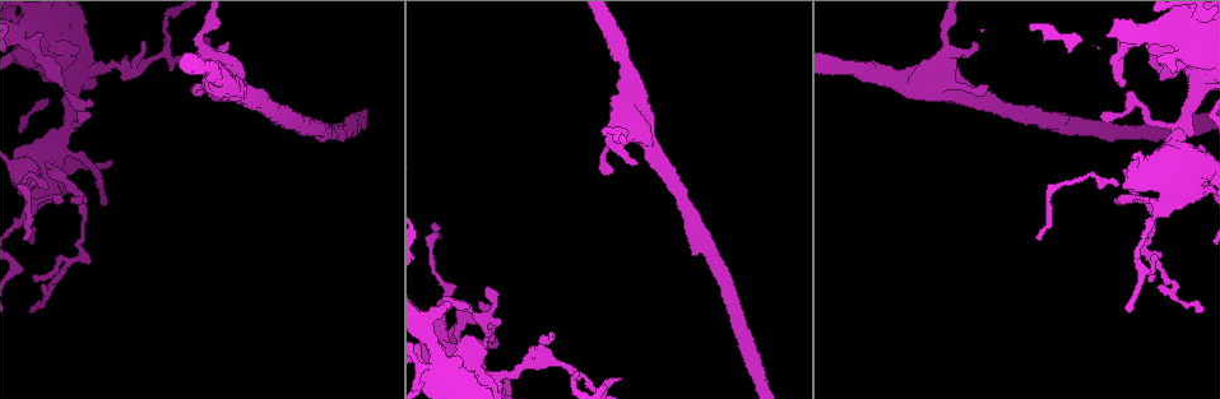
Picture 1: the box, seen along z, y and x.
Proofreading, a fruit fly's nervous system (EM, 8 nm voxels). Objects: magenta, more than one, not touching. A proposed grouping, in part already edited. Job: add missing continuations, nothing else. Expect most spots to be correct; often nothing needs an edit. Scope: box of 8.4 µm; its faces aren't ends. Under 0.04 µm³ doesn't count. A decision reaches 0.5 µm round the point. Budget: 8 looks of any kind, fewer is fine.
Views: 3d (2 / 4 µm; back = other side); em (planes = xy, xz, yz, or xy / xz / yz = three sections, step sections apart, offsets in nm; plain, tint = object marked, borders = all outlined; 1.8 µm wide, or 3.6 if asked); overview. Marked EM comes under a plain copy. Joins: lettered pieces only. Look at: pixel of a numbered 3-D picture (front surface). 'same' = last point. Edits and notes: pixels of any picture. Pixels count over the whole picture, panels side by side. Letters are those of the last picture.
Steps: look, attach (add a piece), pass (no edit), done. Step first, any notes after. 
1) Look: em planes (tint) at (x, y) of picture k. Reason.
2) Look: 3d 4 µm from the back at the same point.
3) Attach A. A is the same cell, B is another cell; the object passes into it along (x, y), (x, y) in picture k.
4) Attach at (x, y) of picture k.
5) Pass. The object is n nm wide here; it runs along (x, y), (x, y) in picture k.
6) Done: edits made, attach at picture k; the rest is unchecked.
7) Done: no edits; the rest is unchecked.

Look: 3d 2 µm from the back at (609, 174) of picture 1. Free end.

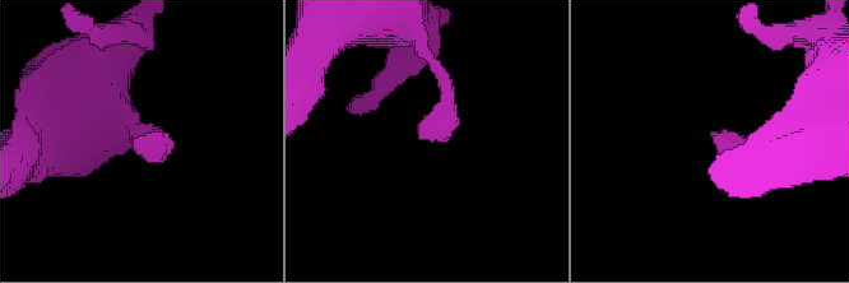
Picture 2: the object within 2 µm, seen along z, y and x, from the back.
Look: em planes (borders) at (134, 145) of picture 2. Need the tissue.

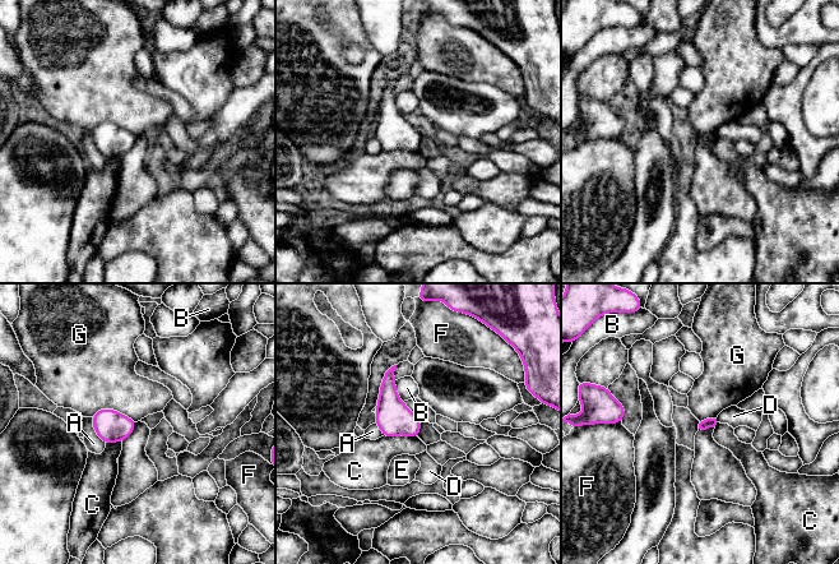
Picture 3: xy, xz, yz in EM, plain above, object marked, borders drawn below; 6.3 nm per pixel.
Pass. The object is 80 nm wide here; A, B, C, D, E, F and G are other cells; a border runs along (91, 416), (114, 408), (137, 421) in picture 3; none of them fits.

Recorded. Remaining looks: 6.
Look: 3d 2 µm at (1124, 86) of picture 1. Branch stops here.

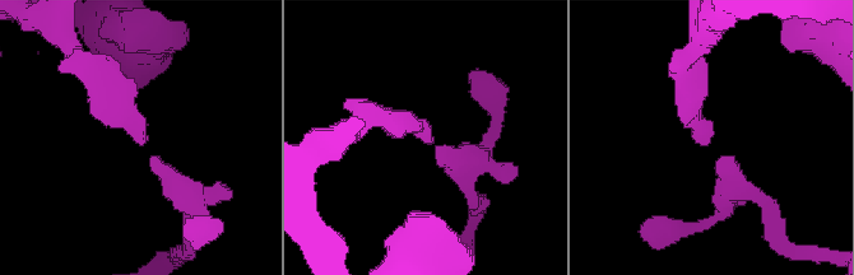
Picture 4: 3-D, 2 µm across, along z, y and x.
Look: em xy step 16 (borders) at (142, 145) of picture 4. Need the tissue.

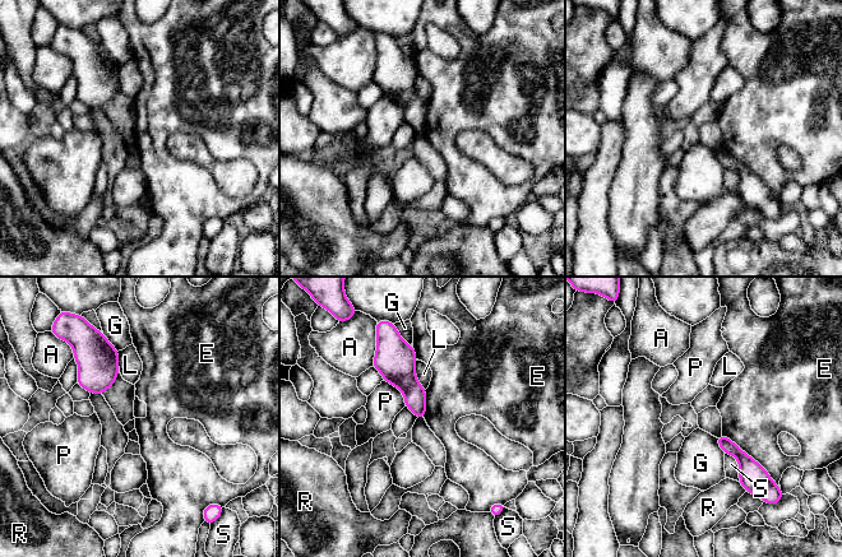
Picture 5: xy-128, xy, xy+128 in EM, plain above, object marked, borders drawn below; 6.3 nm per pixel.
Look: em planes (borders) at the same point. Another direction.

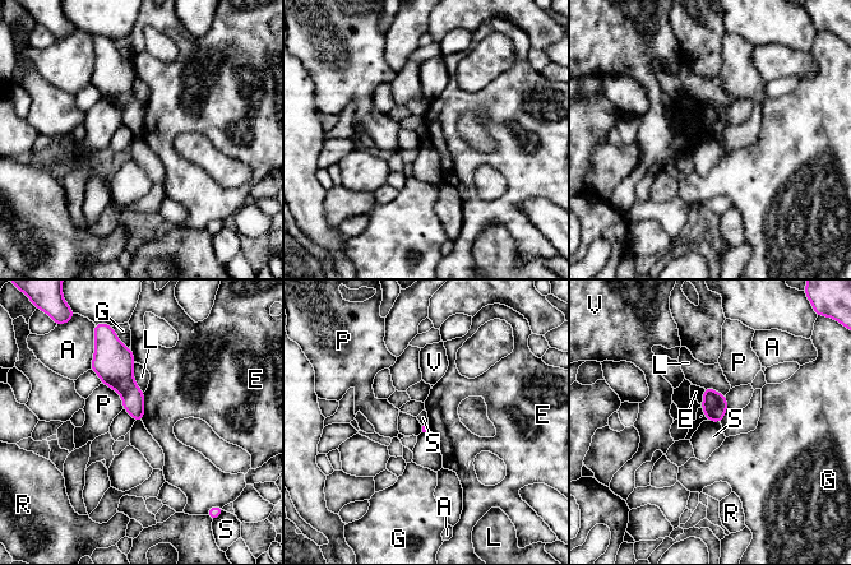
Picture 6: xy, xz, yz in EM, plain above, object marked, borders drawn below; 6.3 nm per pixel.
Pass. A, E, G, L, P, R, S and V are other cells; a border runs along (708, 420), (720, 424) in picture 6; none of them fits.

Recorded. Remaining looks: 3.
Look: em 3.6 µm xy step 8 (tint) at (64, 154) of picture 1. Calibre changes.

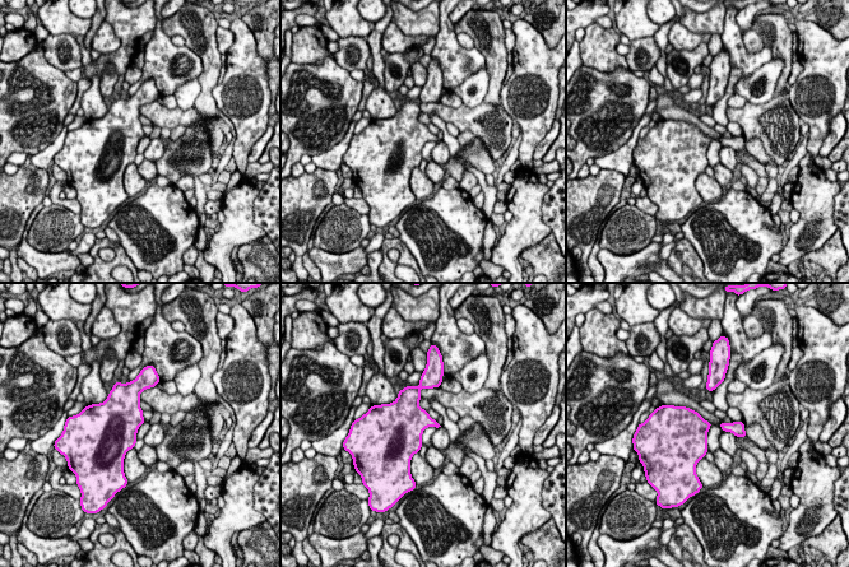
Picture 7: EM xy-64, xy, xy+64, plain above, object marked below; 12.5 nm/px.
Look: em 3.6 µm planes (tint) at the same point.

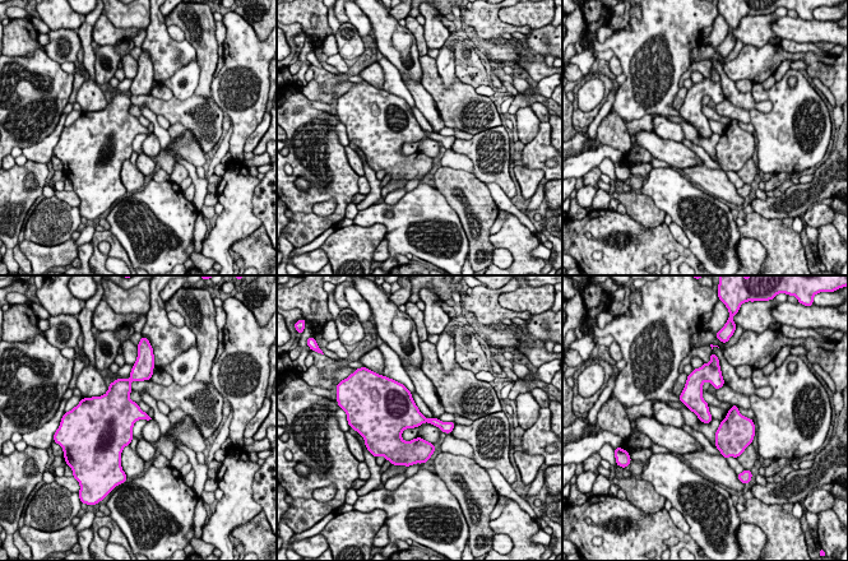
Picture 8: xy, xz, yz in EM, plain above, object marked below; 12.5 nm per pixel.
Look: em 3.6 µm planes (borders) at the same point. See the neighbours.

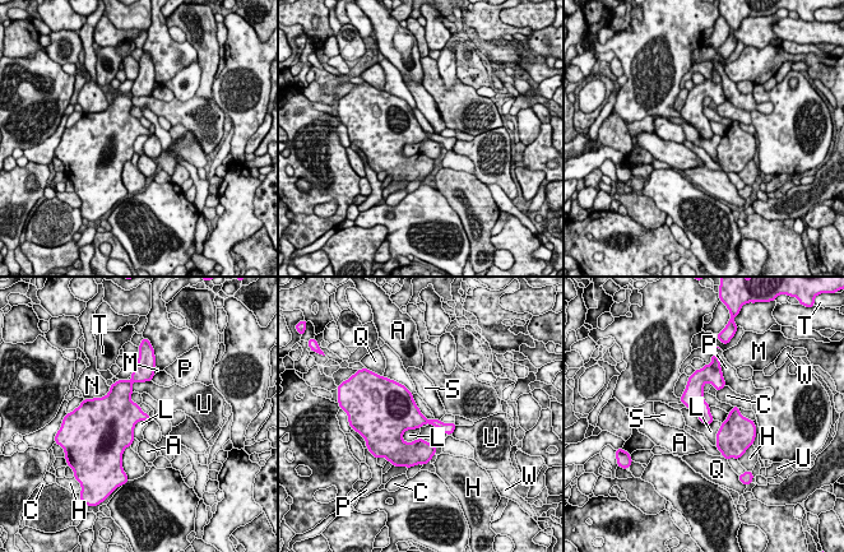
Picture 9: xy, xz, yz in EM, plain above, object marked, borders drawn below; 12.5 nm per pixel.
Pass. A, C, H, L, M, N, P, Q, S, T, U and W are other cells; a border runs along (430, 423), (407, 430), (402, 439) in picture 9; no lettered piece goes on from it.

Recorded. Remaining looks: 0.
Done: no edits; the rest is unchecked.

